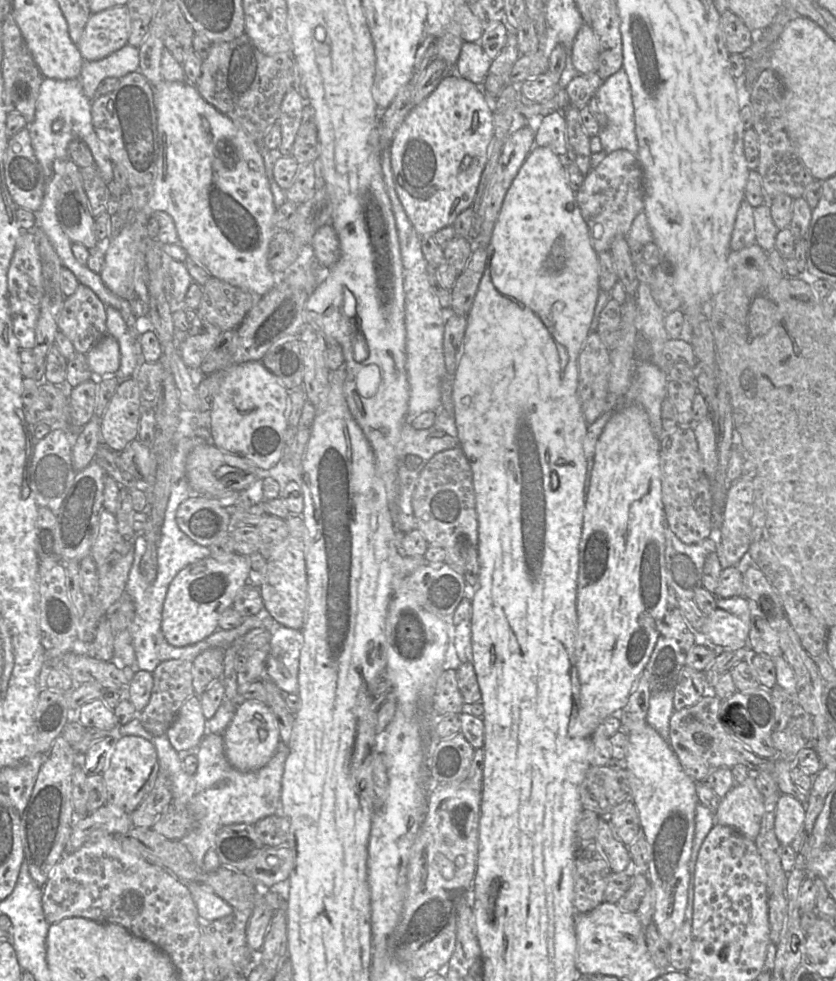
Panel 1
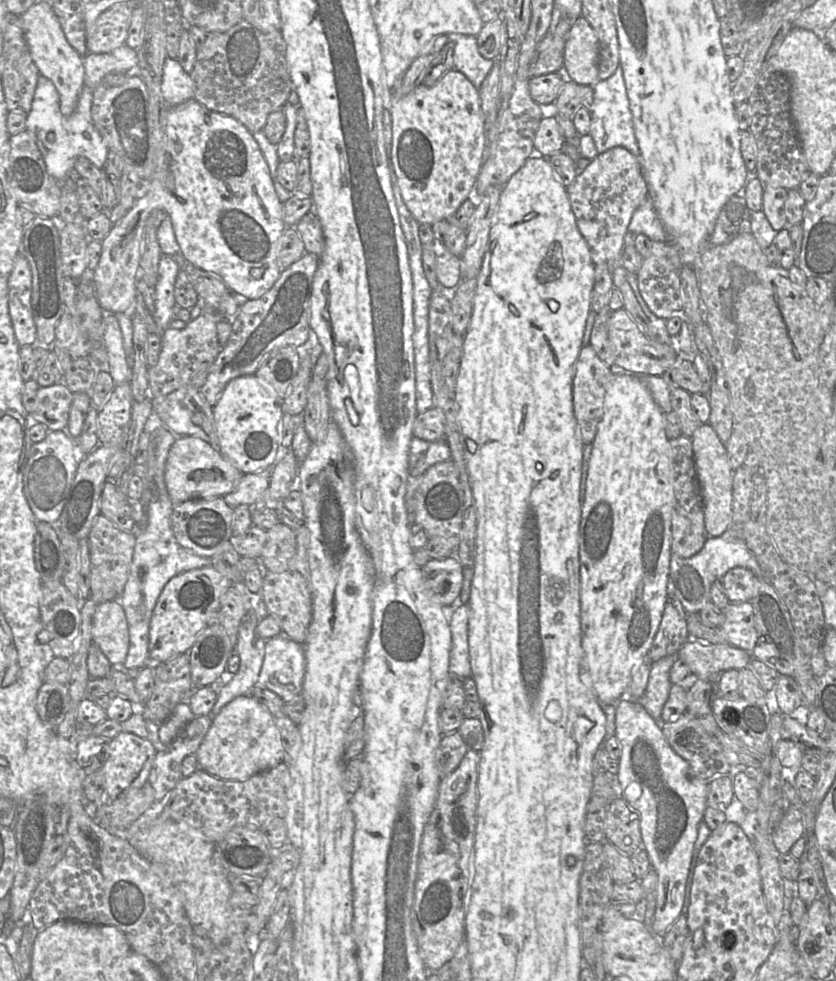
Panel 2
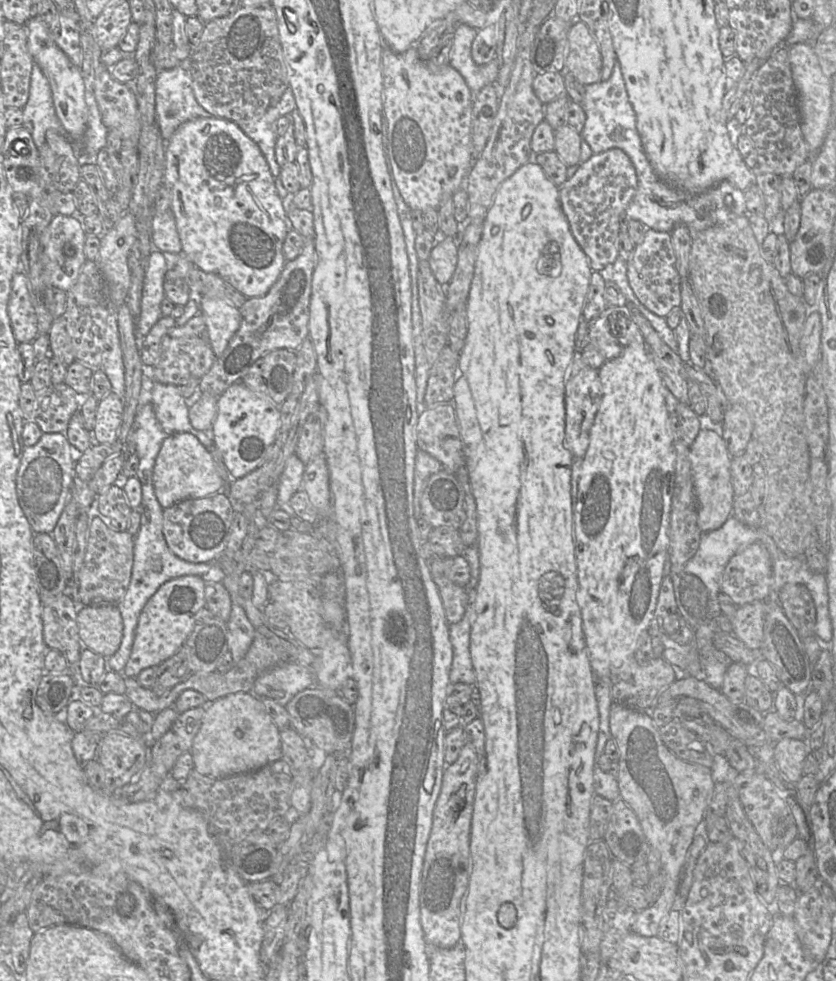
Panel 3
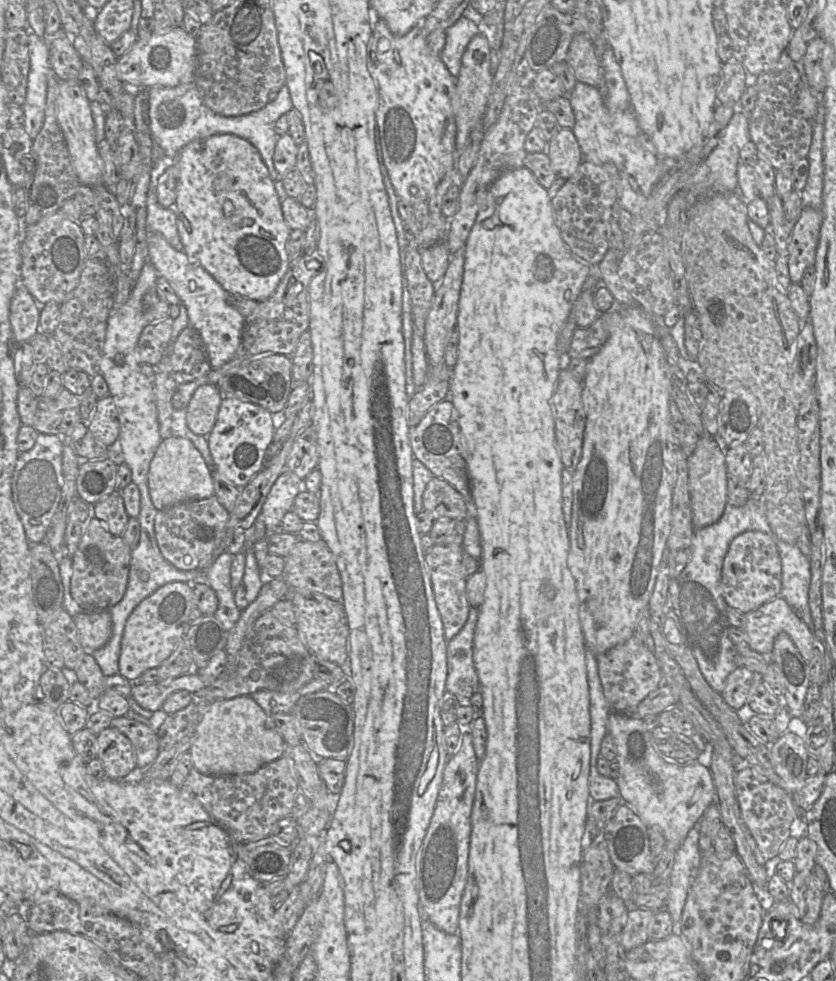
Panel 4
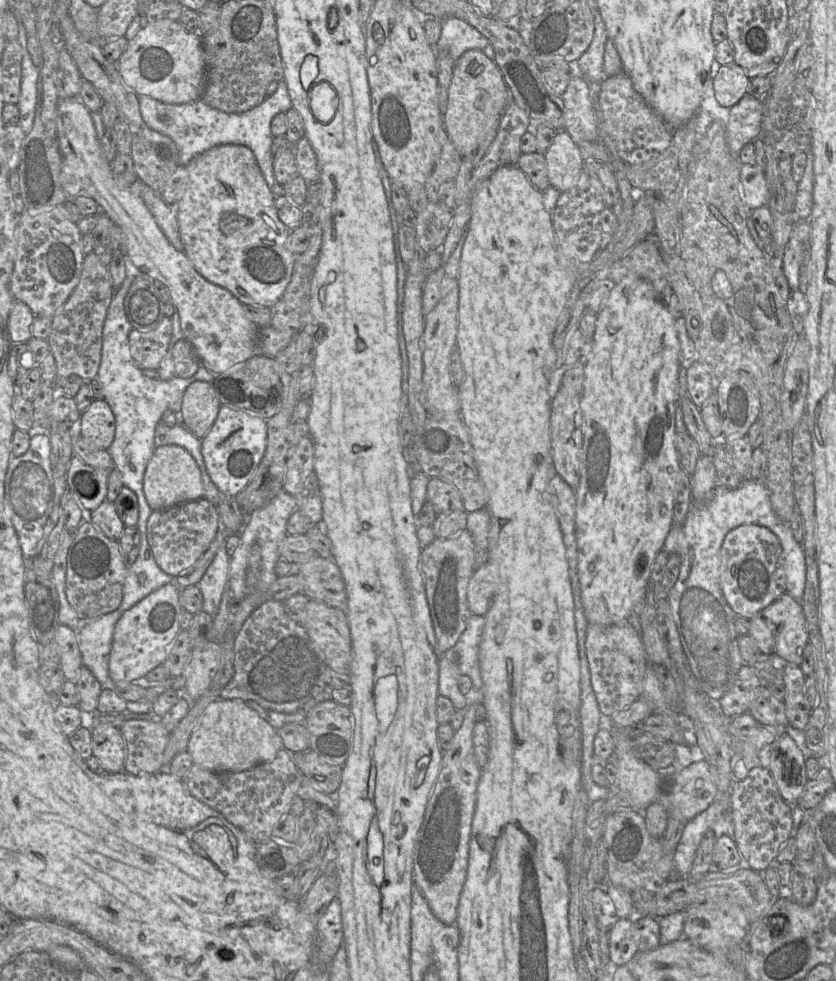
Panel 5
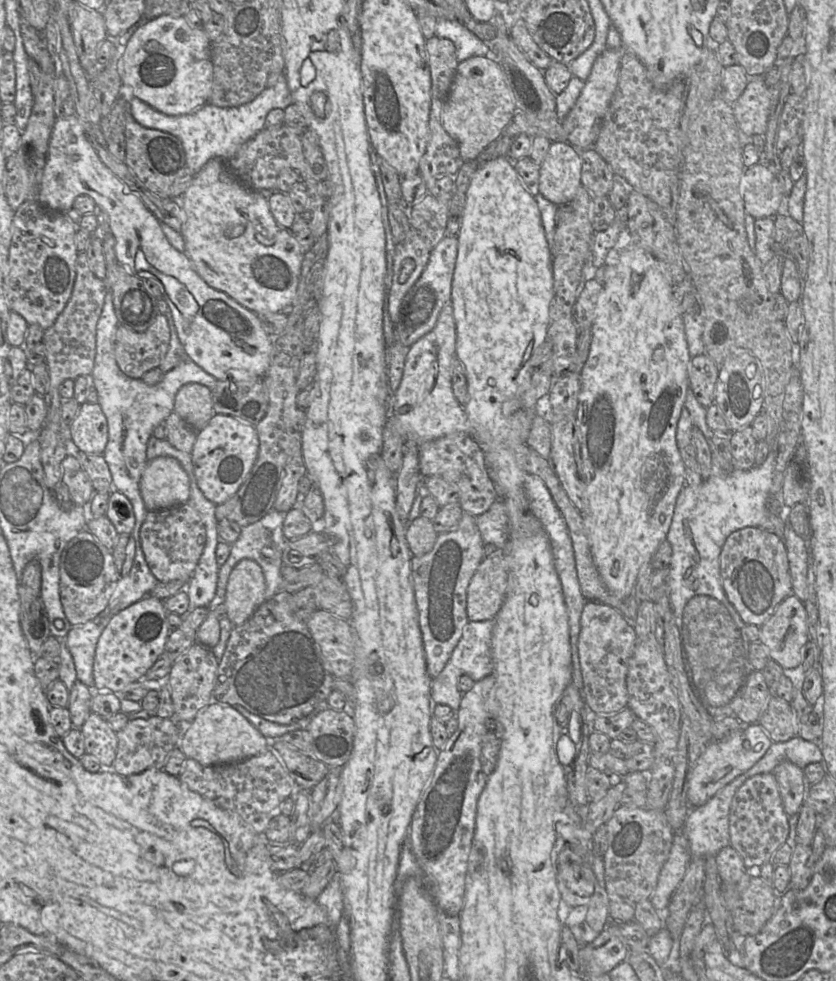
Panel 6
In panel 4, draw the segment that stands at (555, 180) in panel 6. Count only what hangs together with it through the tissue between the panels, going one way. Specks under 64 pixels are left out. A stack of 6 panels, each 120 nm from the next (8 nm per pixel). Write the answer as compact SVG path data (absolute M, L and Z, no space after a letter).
M560 128L548 143L546 152L557 177L568 180L584 160L572 129Z

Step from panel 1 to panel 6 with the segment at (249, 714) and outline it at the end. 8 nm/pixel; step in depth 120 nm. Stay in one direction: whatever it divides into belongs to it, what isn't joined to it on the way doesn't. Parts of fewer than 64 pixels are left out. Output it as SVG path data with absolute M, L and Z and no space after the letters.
M212 700L190 724L180 726L182 735L179 748L187 758L204 766L237 763L269 750L269 740L231 705L225 703Z

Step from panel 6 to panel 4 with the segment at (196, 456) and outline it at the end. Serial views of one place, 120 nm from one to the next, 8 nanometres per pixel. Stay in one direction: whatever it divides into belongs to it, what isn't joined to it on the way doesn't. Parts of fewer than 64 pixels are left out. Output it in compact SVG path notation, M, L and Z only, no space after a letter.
M223 397L212 431L207 436L217 471L238 488L243 488L263 468L264 457L274 437L273 414L237 398Z

